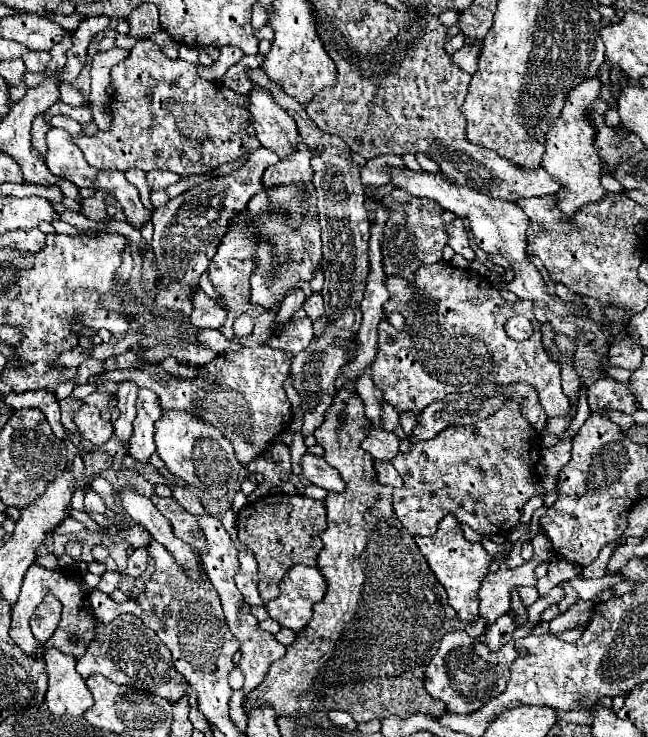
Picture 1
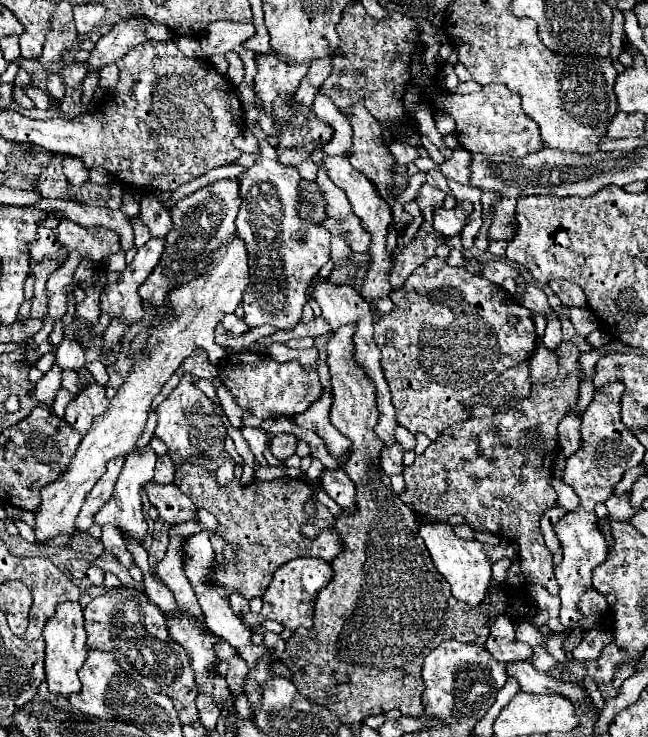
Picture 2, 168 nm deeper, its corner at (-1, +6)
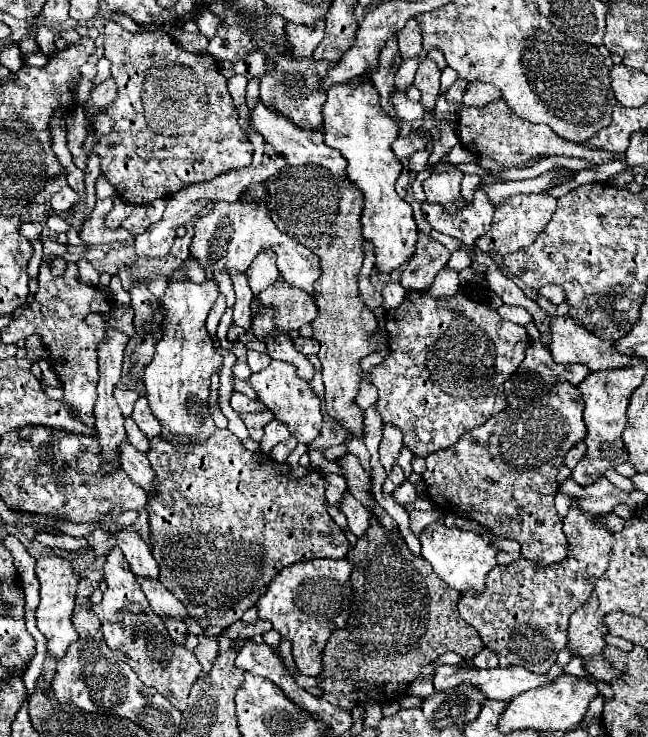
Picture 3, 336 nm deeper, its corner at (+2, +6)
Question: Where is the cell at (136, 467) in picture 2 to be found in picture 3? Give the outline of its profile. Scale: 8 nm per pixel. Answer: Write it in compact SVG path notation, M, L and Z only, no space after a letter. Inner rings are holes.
M121 530L117 534L117 546L121 546L129 568L135 576L141 578L151 578L151 580L159 580L159 568L155 558L151 556L149 546L137 536L135 530Z

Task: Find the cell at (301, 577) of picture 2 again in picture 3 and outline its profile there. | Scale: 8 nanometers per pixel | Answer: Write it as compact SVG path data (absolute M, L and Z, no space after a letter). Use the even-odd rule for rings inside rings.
M347 558L297 562L283 568L269 584L267 594L261 596L257 602L259 618L269 620L273 628L281 634L281 638L291 642L297 670L305 676L321 674L321 654L329 636L333 634L333 630L341 630L347 626L353 602L351 572L353 564Z

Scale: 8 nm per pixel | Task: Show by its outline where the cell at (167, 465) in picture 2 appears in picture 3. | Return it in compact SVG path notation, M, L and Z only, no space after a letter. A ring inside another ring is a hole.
M125 418L125 432L127 432L127 438L133 446L137 446L139 450L145 452L145 446L147 446L147 436L137 428L137 424L133 422L133 418Z

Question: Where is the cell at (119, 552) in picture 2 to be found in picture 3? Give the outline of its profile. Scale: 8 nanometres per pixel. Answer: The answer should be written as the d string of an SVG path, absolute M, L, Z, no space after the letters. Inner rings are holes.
M137 578L137 580L149 600L149 606L157 616L167 616L171 620L181 620L181 622L191 618L185 606L177 598L173 598L173 594L169 594L169 590L161 586L161 582L149 582L149 578Z

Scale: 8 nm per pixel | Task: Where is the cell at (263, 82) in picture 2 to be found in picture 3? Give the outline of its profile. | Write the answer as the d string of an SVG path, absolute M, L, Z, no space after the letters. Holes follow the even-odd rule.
M323 18L317 20L315 26L287 22L287 38L289 38L289 46L293 46L293 54L297 54L297 58L311 56L313 50L323 40L323 30L325 30Z

